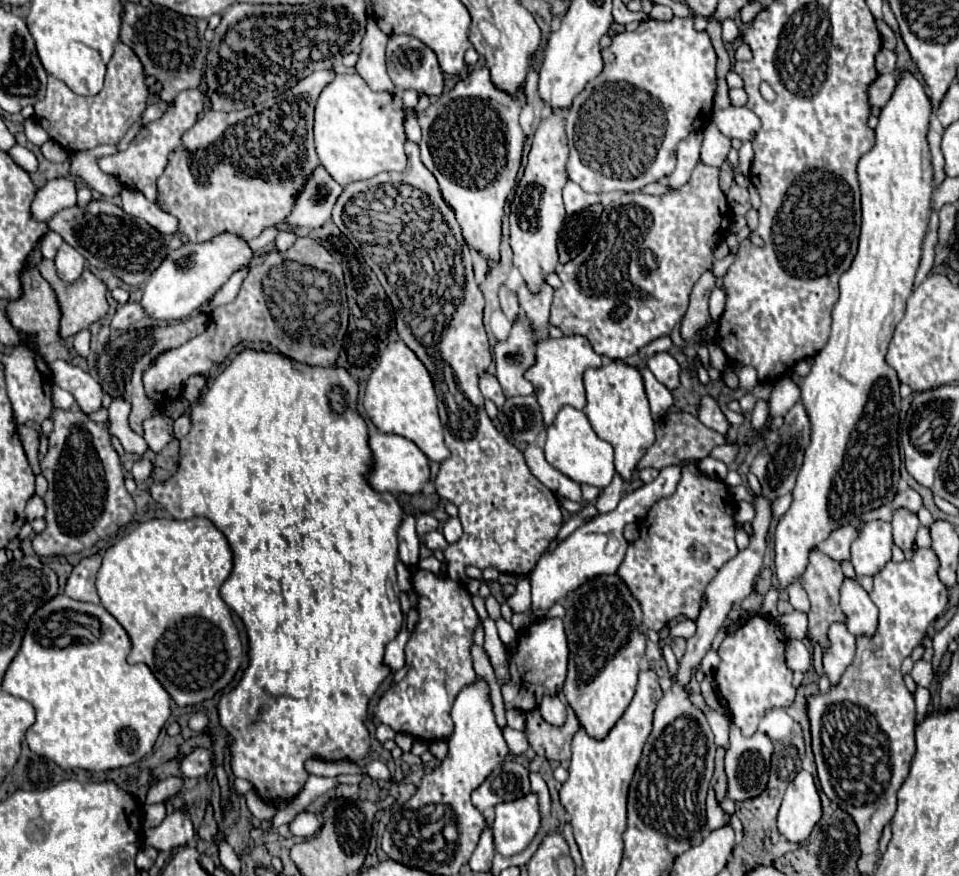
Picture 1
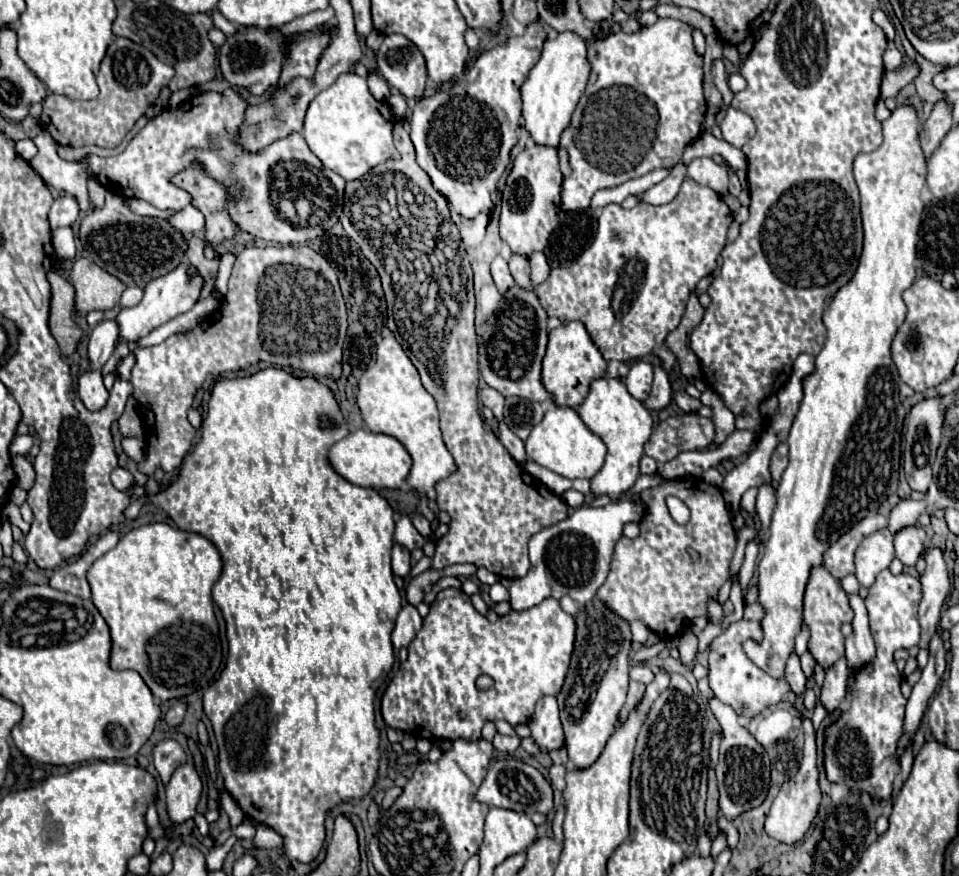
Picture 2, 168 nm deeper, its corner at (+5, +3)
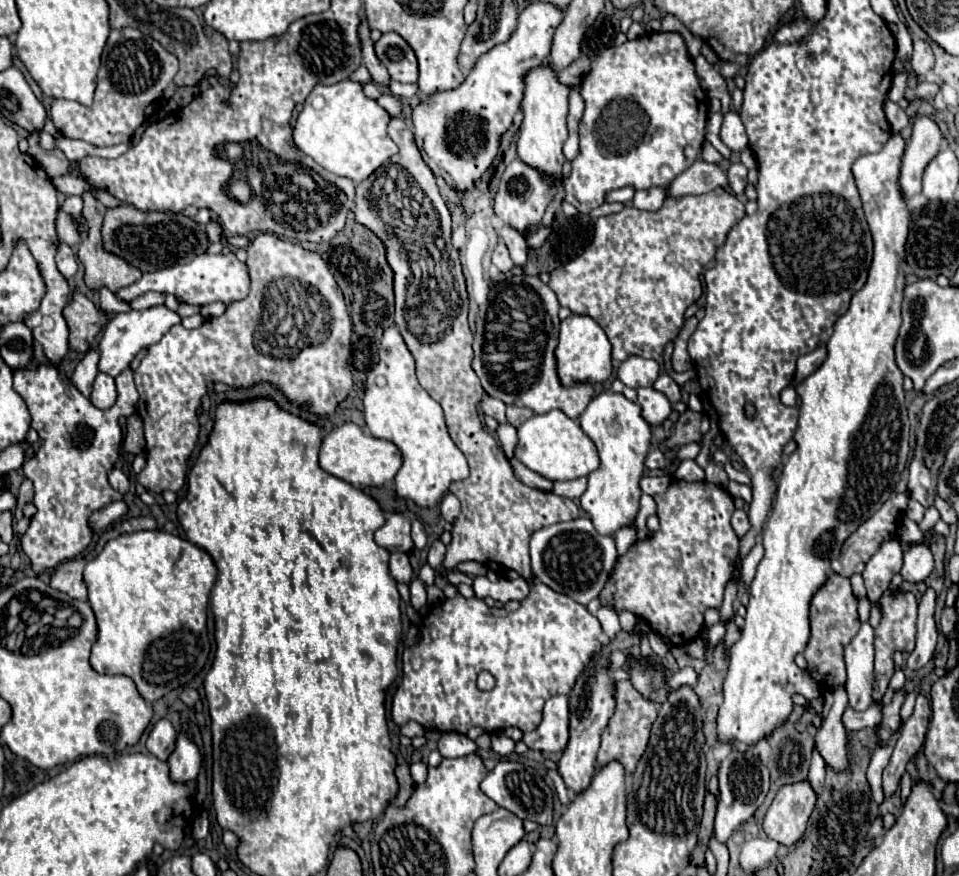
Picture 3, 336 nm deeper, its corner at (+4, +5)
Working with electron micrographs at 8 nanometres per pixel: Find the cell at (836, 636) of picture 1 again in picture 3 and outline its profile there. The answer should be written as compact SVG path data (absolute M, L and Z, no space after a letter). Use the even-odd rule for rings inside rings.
M829 688L823 692L823 714L821 728L815 734L817 748L825 762L835 770L847 768L847 752L845 752L845 726L843 712L847 710L849 700L843 688Z

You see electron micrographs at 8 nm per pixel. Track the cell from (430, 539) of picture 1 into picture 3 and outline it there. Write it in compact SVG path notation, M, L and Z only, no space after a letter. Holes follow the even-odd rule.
M389 514L387 522L375 532L375 542L389 552L409 552L413 548L409 520L401 514Z

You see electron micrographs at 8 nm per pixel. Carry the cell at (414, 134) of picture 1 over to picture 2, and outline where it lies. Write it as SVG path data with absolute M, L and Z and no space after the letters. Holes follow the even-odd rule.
M388 34L376 52L378 70L386 82L406 98L420 98L426 90L426 62L420 50L402 34Z

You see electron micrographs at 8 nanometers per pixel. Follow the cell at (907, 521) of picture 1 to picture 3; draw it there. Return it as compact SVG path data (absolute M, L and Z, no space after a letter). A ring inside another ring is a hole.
M923 542L911 544L903 556L901 576L909 582L919 582L919 580L925 580L933 572L933 566L935 566L933 554L925 544Z

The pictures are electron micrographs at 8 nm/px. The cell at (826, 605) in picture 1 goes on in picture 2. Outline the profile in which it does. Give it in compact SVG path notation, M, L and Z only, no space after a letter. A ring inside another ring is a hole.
M822 566L812 568L804 594L804 624L810 630L808 650L822 668L832 668L832 664L836 664L836 660L844 656L844 636L840 632L840 626L844 622L852 622L852 616L854 612L848 604L848 594L842 590L840 580Z

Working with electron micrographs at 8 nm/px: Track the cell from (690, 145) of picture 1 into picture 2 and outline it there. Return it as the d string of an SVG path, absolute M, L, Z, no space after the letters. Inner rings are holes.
M676 164L670 172L668 178L664 178L660 184L652 186L650 190L646 190L642 194L642 202L646 204L652 204L652 206L662 206L662 204L668 204L680 190L680 184L686 176L686 166L684 164Z

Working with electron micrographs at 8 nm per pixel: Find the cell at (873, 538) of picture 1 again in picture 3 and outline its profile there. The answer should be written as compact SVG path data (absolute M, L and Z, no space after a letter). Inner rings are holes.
M891 538L887 542L881 542L879 550L871 556L871 560L863 570L863 580L869 600L873 602L879 600L885 588L889 588L893 574L901 570L901 562L903 562L903 550L899 540Z

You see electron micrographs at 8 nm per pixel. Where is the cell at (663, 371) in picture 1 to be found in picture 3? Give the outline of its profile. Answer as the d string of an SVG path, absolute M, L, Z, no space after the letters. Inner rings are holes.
M641 388L637 404L643 408L643 418L649 424L663 424L671 414L671 402L663 392L655 388Z

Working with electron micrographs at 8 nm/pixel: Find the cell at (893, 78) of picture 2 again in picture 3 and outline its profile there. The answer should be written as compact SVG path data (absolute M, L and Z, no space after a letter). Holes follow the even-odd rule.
M915 38L915 52L913 52L913 60L911 60L911 68L915 72L915 76L925 76L933 64L935 64L935 58L933 58L933 52L931 52L931 46L927 42L921 42Z

